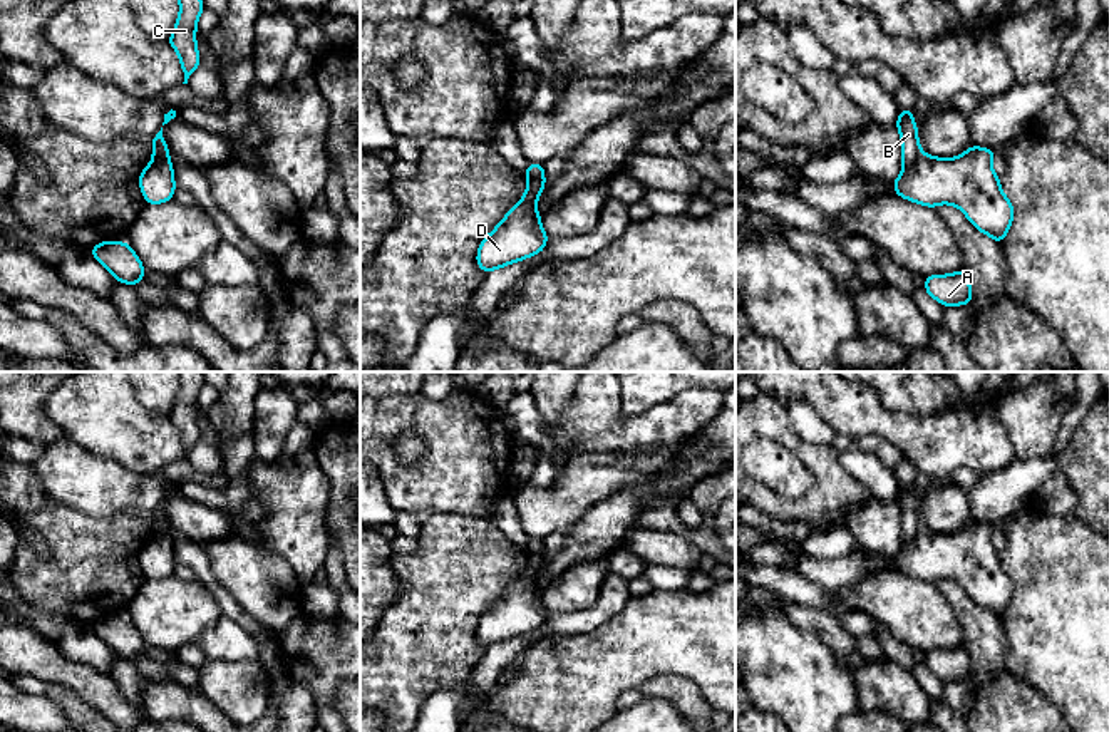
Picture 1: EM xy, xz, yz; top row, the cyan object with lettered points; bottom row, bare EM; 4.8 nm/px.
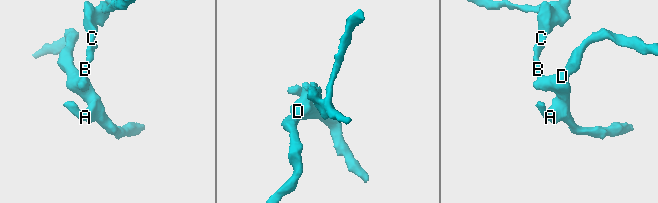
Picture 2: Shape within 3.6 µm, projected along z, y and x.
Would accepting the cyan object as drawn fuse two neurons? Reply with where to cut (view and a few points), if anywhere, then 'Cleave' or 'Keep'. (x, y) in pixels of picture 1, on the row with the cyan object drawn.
Split along yz (922, 153), (903, 168). Cleave

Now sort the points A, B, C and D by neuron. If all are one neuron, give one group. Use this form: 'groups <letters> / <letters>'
groups A D / B C

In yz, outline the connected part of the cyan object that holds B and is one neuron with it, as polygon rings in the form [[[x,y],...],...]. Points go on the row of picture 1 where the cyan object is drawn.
[[[913,109],[911,111],[901,111],[896,121],[896,127],[901,139],[901,152],[903,152],[903,168],[913,164],[916,157],[921,154],[921,146],[918,141],[918,127],[913,119]]]

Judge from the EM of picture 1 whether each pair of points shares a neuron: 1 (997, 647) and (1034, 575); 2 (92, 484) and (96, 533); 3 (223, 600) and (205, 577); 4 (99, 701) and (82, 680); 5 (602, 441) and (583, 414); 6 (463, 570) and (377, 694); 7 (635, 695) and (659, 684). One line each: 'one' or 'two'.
1: two
2: two
3: one
4: one
5: one
6: one
7: two

